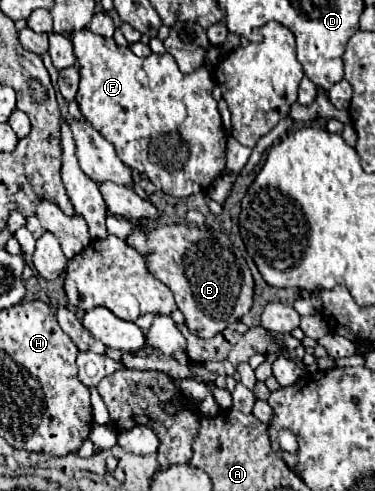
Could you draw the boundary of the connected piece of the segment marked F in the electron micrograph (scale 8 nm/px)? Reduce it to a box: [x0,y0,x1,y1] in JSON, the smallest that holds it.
[71,28,227,198]

